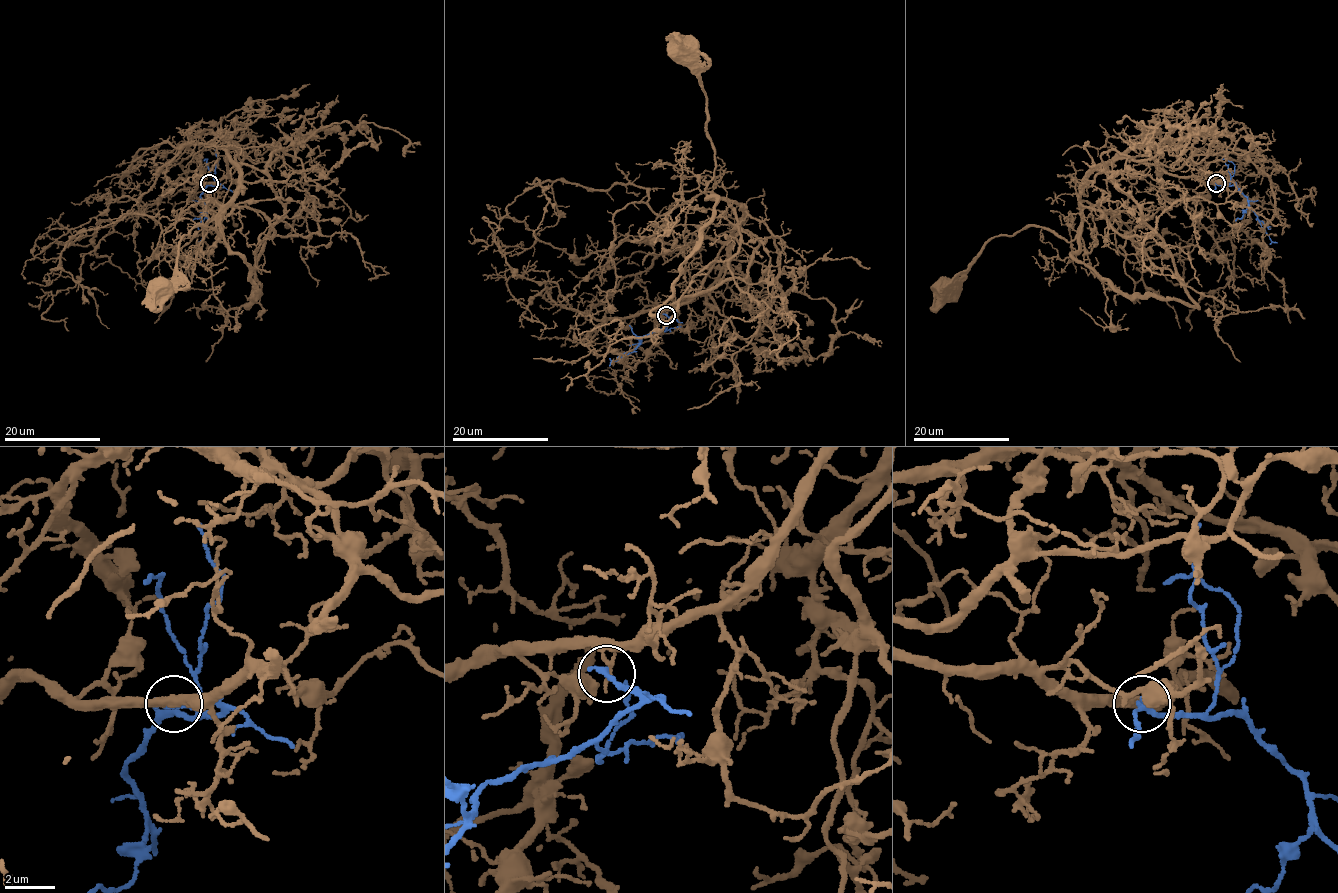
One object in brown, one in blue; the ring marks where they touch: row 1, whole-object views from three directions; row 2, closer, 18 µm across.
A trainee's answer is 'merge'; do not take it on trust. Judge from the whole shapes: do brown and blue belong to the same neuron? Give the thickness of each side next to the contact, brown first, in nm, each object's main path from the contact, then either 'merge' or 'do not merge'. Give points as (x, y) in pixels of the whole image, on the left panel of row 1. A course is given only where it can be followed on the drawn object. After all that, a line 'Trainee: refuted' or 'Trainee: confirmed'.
calibres 190 and 240 nm; course brown (209, 183), (227, 177), (231, 156), (240, 174), (220, 242), (205, 226), (182, 236), (172, 279), (158, 287); course blue (209, 183), (218, 184), (207, 185), (201, 195), (207, 219), (199, 243); do not merge
Trainee: refuted

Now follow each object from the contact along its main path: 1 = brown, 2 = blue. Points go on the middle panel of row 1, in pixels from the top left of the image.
1: (666, 315), (697, 291), (743, 214), (704, 192), (714, 149), (706, 102), (683, 49)
2: (666, 315), (672, 320), (643, 337), (633, 351), (609, 366)

